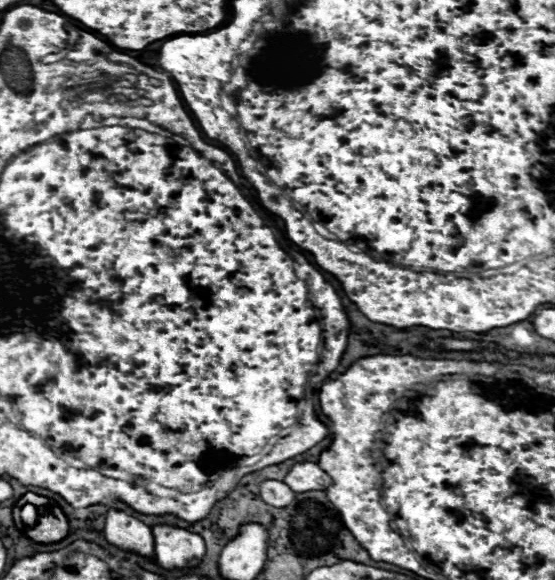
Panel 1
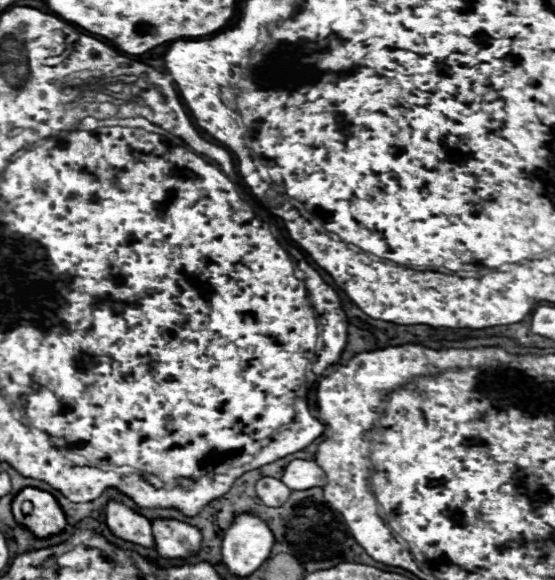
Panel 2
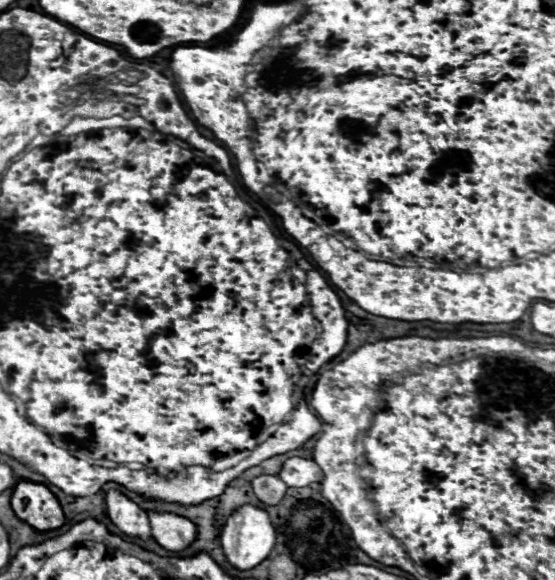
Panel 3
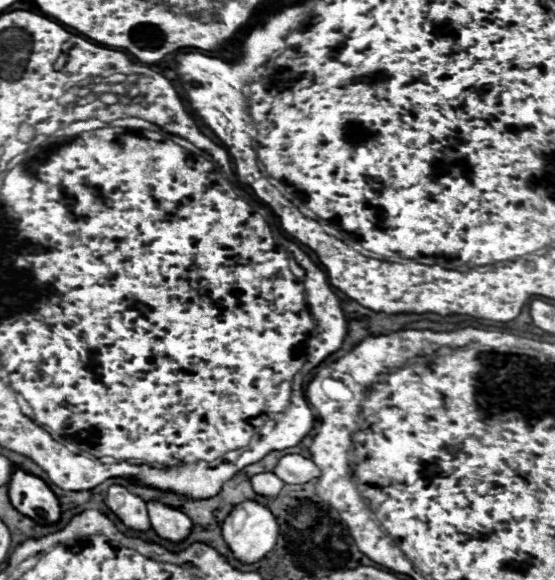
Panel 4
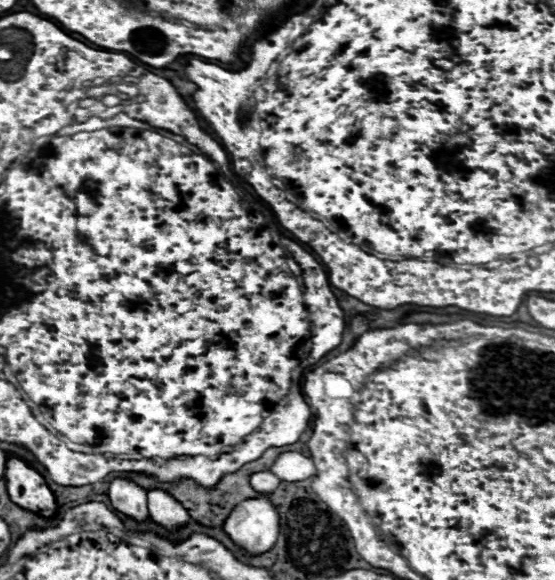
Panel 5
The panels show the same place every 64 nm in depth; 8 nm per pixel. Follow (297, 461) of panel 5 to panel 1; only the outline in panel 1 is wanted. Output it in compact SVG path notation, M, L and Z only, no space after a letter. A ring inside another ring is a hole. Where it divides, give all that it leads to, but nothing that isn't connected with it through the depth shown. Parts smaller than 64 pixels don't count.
M300 462L290 468L284 482L294 492L308 492L308 490L324 490L330 484L330 476L314 462Z

